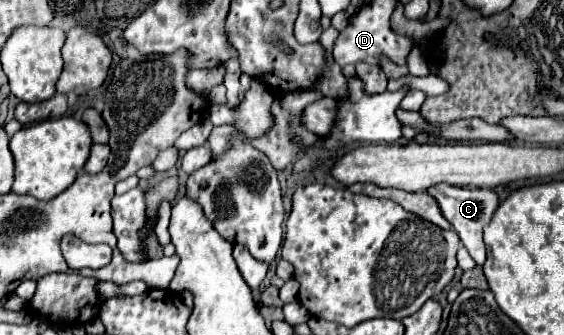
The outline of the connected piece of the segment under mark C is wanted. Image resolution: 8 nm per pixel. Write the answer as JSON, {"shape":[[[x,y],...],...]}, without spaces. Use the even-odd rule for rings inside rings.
{"shape":[[[437,183],[433,187],[429,187],[427,191],[441,207],[443,217],[451,223],[453,231],[459,235],[459,239],[463,241],[463,245],[467,247],[469,255],[475,259],[475,263],[481,267],[485,263],[485,243],[483,243],[483,227],[489,223],[489,219],[493,217],[497,205],[499,205],[499,197],[493,191],[485,191],[485,189],[467,189],[467,187],[455,187],[455,185],[447,185],[447,183]]]}

